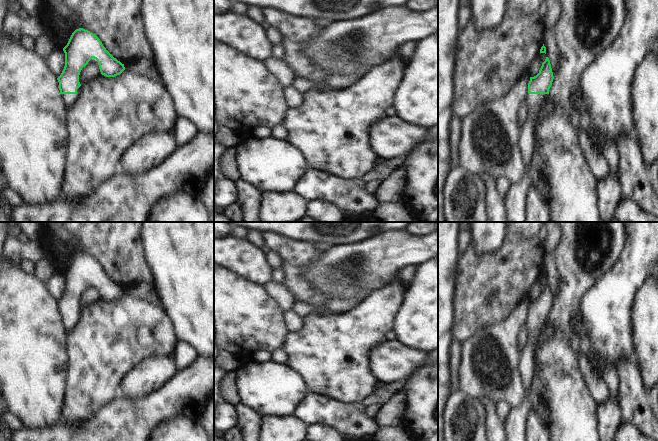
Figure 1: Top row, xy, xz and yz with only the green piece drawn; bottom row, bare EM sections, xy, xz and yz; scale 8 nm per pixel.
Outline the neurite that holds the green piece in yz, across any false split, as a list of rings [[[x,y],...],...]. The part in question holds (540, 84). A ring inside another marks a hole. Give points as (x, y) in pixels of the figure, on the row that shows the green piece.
[[[546,57],[539,70],[539,73],[530,77],[528,92],[526,93],[526,104],[528,106],[528,117],[521,127],[519,146],[526,165],[524,178],[511,185],[506,197],[506,213],[508,222],[526,222],[526,197],[532,186],[530,178],[530,163],[534,149],[535,125],[541,106],[546,102],[549,89],[554,76],[550,60]]]

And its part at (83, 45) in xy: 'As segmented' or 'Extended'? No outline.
Extended.

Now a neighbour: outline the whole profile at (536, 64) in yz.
[[[539,53],[539,55],[531,62],[528,74],[530,77],[534,77],[539,73],[542,63],[545,61],[547,55],[545,53]]]

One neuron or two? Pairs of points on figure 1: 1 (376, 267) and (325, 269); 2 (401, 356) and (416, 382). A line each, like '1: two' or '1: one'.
1: one
2: two

